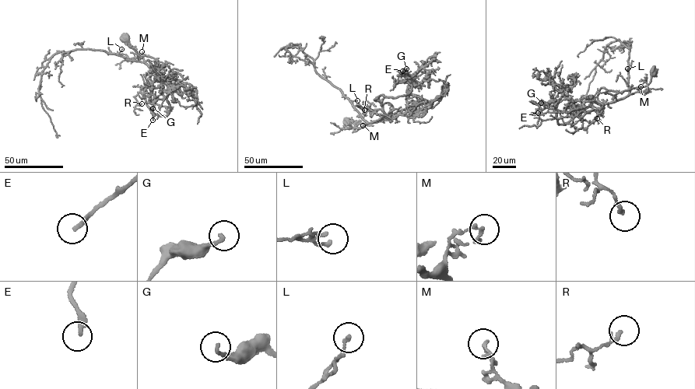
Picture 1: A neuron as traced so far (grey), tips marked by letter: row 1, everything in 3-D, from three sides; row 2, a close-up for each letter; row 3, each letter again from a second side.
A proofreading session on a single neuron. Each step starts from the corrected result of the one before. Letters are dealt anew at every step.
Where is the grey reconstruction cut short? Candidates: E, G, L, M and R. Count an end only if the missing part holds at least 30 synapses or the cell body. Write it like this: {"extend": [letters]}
{"extend": ["E"]}

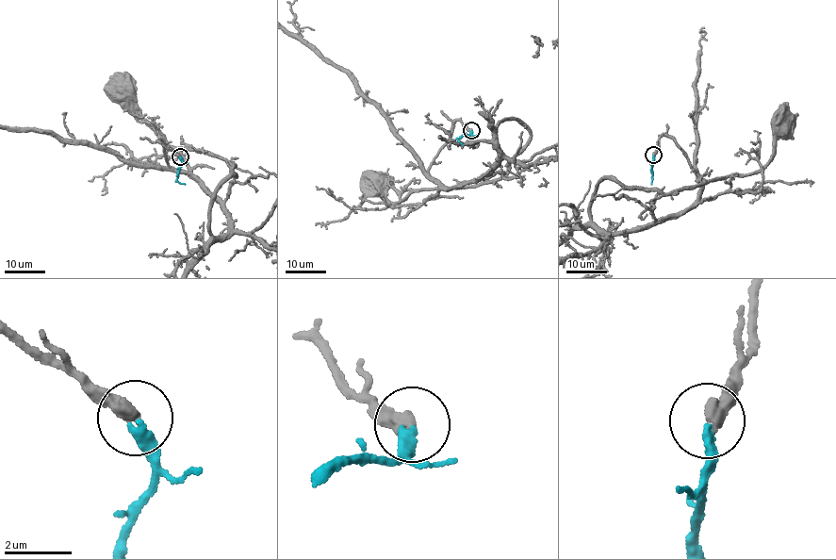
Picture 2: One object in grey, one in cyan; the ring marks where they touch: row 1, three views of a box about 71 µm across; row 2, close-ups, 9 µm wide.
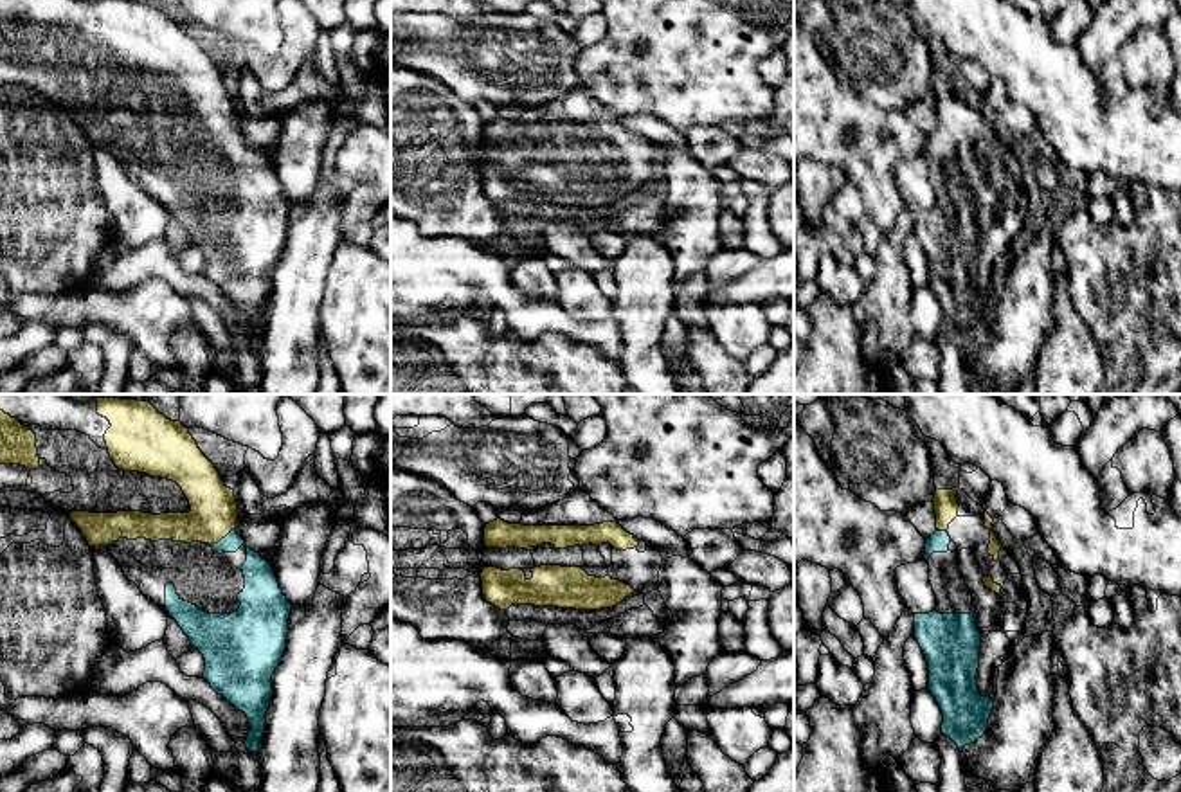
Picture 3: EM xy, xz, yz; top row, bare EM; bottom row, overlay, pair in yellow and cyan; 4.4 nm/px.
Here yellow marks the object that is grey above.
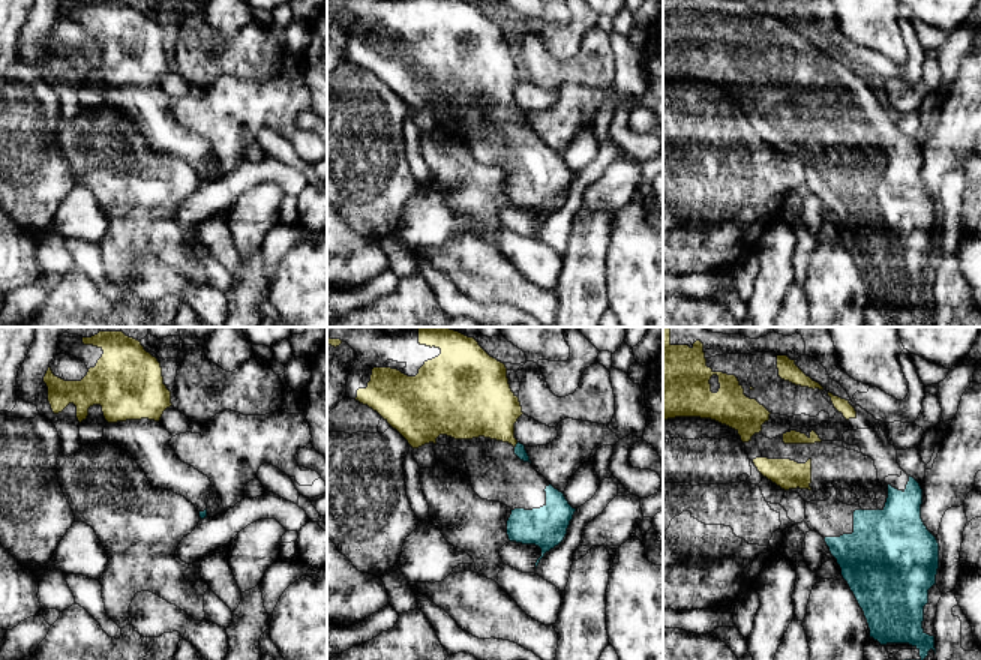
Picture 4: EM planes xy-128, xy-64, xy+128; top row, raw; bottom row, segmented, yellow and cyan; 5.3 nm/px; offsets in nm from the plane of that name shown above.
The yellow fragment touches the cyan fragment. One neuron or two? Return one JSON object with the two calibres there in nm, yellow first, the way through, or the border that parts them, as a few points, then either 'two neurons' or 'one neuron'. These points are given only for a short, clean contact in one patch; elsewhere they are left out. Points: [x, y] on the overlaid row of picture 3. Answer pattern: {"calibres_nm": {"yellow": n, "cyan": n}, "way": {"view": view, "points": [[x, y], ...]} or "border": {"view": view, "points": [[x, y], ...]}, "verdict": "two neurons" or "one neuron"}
{"calibres_nm": {"yellow": 220, "cyan": 140}, "way": {"view": "xy", "points": [[213, 515], [213, 524], [222, 537], [249, 549], [260, 578]]}, "verdict": "one neuron"}

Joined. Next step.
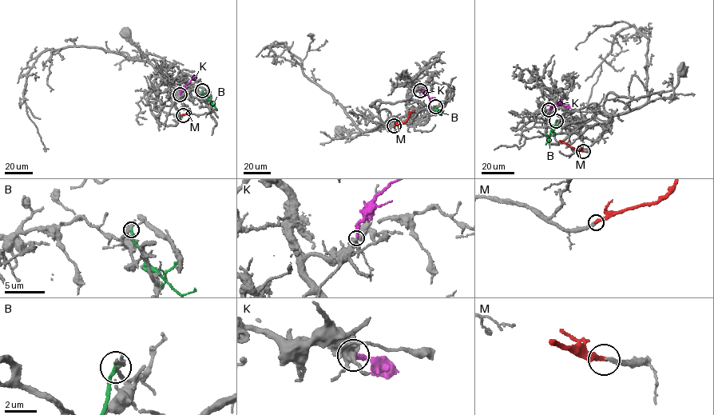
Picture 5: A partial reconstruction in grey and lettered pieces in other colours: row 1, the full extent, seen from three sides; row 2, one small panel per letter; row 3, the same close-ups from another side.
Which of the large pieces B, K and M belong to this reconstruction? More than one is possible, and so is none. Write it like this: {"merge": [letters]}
{"merge": ["K", "M"]}

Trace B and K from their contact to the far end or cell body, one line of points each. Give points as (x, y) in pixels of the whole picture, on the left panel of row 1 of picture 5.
B: (202, 91), (216, 109)
K: (180, 94), (182, 88), (196, 77)

